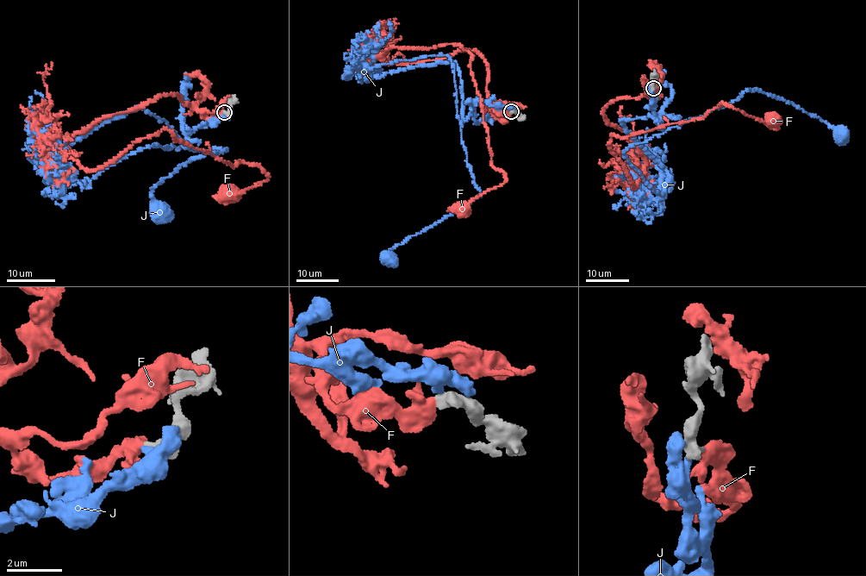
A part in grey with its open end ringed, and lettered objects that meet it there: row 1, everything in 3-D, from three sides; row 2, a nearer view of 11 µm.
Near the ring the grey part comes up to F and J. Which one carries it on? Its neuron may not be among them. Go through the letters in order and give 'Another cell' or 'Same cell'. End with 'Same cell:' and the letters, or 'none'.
F: Same cell
J: Another cell
Same cell: F

